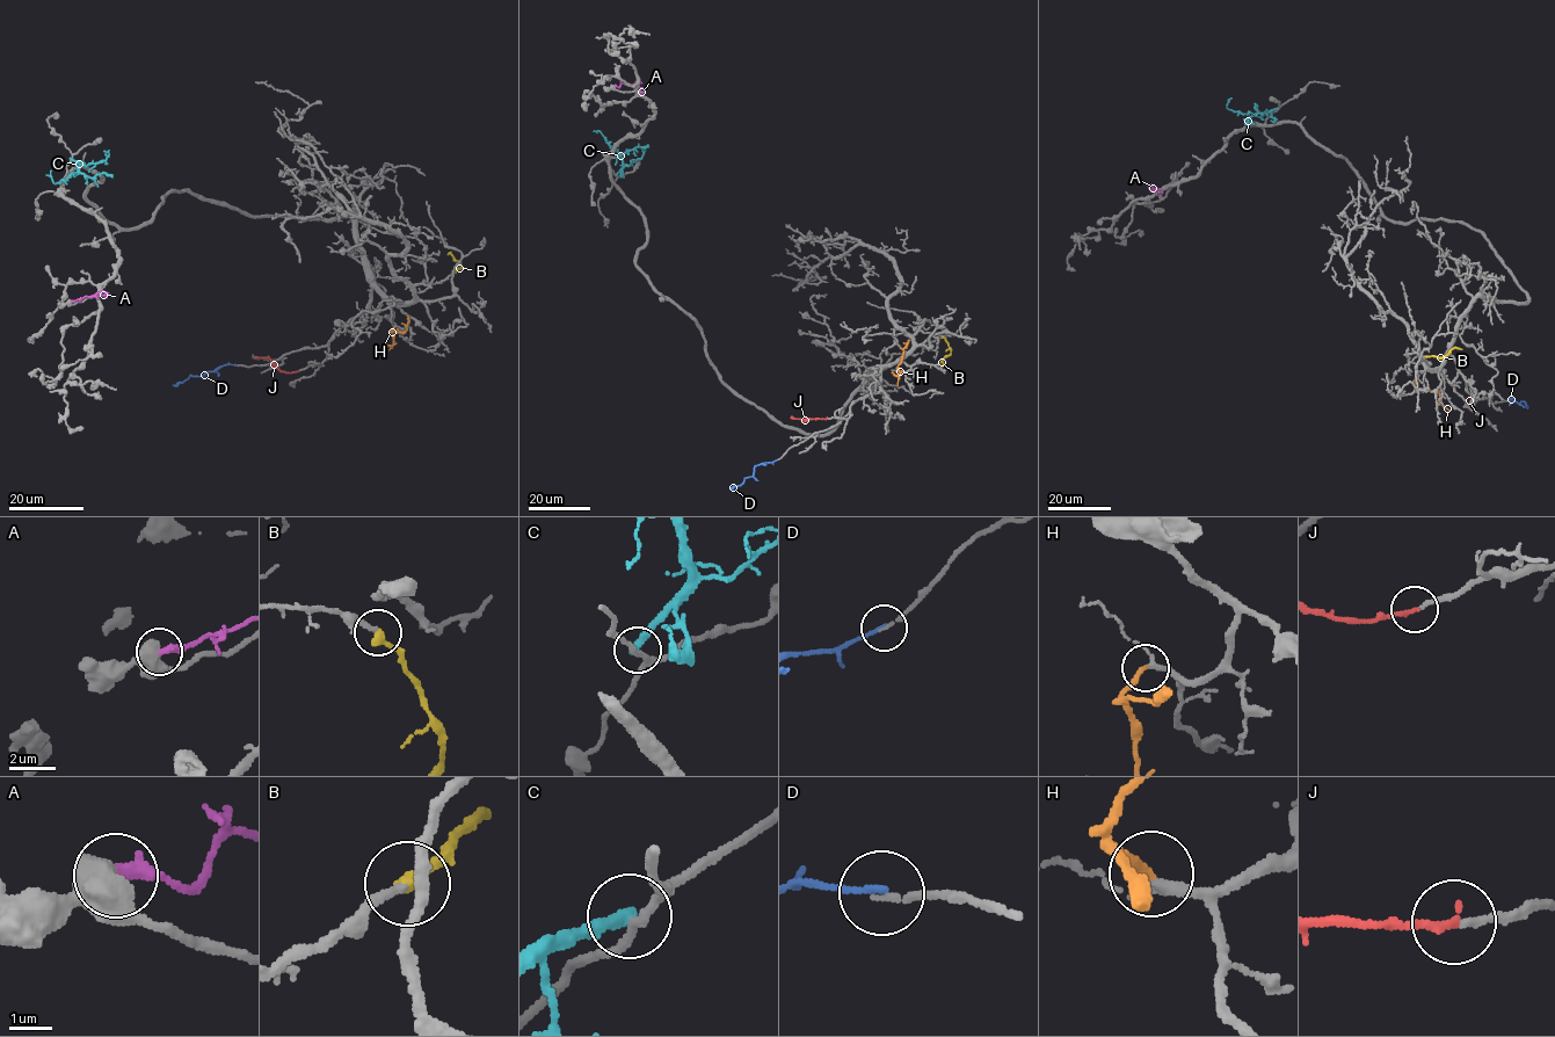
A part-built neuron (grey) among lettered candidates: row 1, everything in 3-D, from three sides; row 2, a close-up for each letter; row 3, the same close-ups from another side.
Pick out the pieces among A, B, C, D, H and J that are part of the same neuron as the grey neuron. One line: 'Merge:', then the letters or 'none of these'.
Merge: B, H, J

